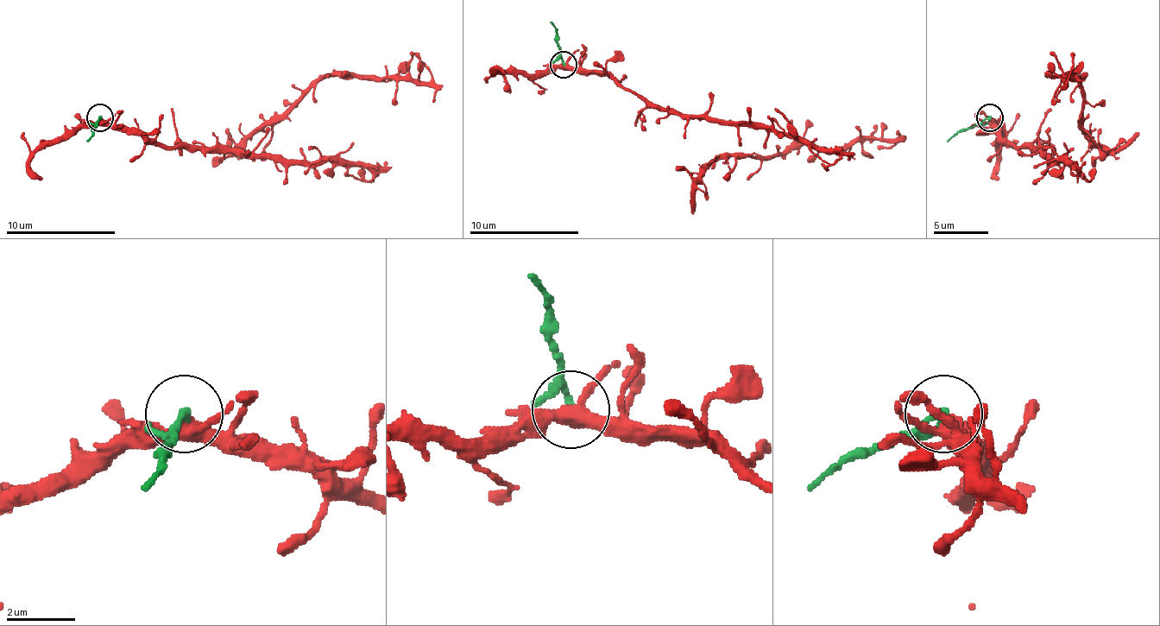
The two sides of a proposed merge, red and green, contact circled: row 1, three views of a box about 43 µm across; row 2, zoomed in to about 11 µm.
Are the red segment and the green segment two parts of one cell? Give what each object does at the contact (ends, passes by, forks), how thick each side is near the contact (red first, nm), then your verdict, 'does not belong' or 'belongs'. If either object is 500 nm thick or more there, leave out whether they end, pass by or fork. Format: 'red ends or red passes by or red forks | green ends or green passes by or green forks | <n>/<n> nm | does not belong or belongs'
red forks | green ends | 340/240 nm | does not belong

